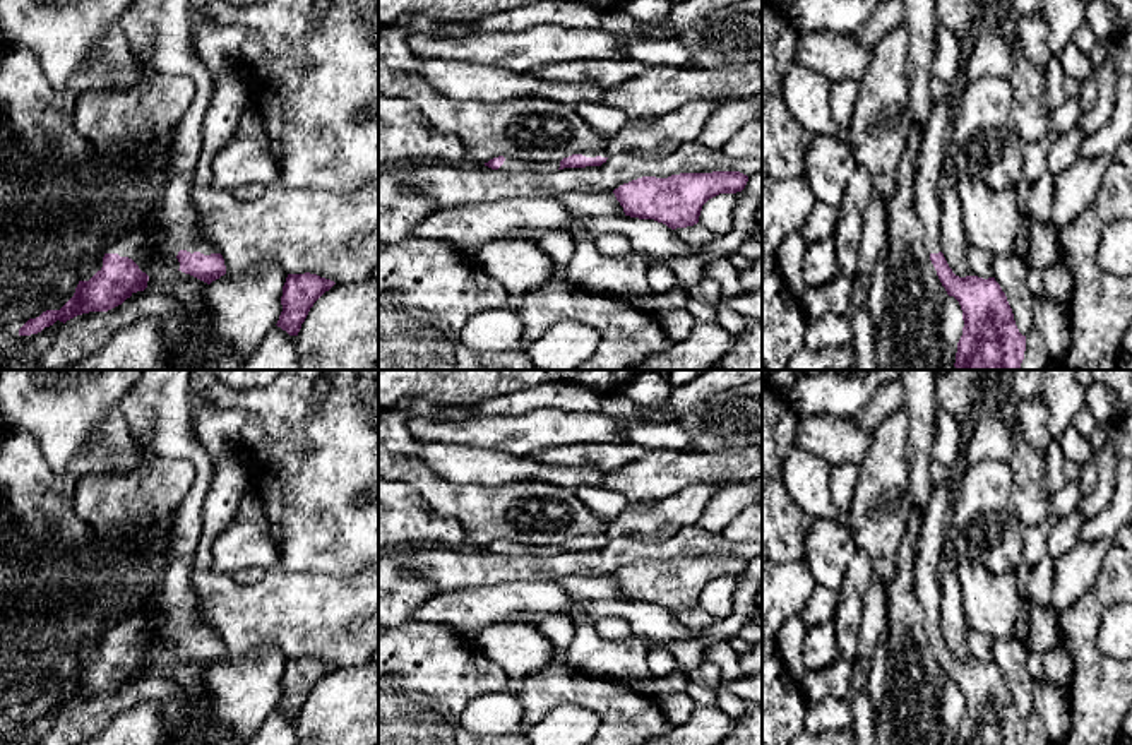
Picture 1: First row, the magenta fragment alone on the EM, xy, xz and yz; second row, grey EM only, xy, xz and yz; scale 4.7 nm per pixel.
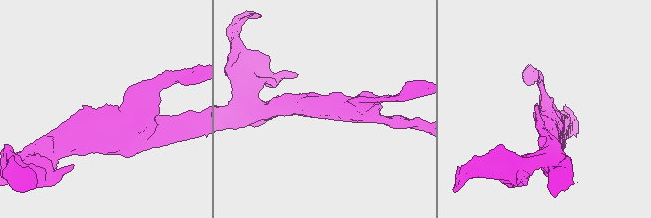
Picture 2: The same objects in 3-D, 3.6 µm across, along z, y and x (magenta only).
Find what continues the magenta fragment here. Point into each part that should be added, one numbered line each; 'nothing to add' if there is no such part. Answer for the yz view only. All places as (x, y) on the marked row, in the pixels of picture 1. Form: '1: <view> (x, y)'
1: yz (934, 148)

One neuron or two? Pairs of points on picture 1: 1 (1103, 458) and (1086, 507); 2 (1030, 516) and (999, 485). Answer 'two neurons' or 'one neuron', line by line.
1: one neuron
2: two neurons

